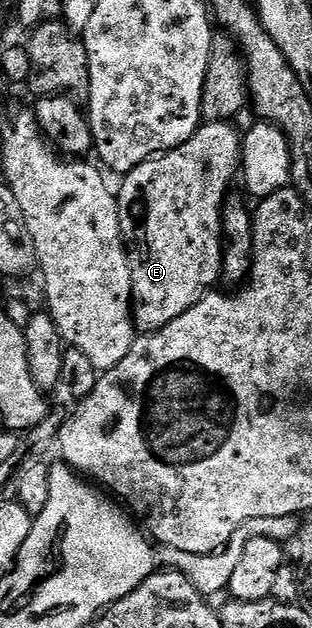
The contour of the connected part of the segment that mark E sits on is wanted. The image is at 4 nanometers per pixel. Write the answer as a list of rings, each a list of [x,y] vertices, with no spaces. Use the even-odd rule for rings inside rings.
[[[203,122],[189,140],[185,140],[177,148],[150,158],[149,161],[141,163],[137,168],[133,168],[128,174],[122,175],[123,187],[117,190],[119,204],[119,219],[121,220],[121,232],[123,233],[123,244],[127,248],[127,258],[131,262],[131,301],[133,303],[133,317],[135,328],[140,335],[155,334],[161,328],[165,328],[177,316],[189,312],[193,304],[200,302],[212,289],[214,282],[218,283],[221,278],[221,256],[223,255],[223,225],[221,216],[223,215],[223,202],[226,200],[229,191],[232,189],[231,181],[236,181],[241,170],[241,155],[243,152],[243,139],[240,131],[234,130],[231,122]]]

